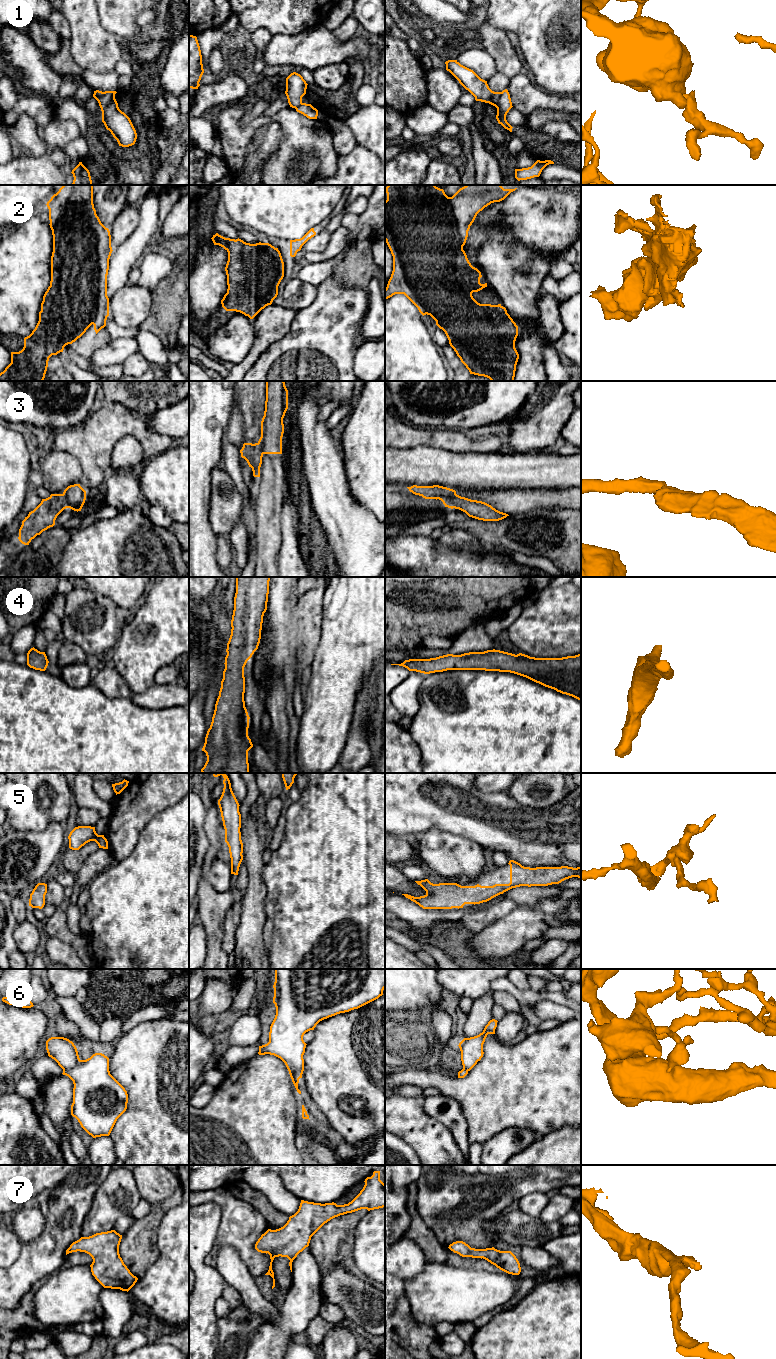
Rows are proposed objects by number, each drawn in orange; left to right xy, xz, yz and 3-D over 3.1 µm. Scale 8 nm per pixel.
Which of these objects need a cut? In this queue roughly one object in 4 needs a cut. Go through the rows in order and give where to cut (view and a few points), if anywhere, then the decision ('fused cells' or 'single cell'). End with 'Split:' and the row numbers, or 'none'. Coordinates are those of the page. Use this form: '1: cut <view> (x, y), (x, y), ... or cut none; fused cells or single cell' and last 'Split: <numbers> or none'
1: cut yz (501, 92), (496, 107); fused cells
2: cut none; single cell
3: cut xy (62, 494), (67, 507); fused cells
4: cut none; single cell
5: cut none; single cell
6: cut xy (80, 1060), (70, 1068), (63, 1070); fused cells
7: cut none; single cell
Split: 1, 3, 6

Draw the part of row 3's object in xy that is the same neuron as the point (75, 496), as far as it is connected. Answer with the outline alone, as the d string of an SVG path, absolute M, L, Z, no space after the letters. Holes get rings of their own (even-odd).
M74 484L68 486L64 490L63 496L66 500L67 508L78 512L81 511L85 503L86 491L80 486L80 484Z

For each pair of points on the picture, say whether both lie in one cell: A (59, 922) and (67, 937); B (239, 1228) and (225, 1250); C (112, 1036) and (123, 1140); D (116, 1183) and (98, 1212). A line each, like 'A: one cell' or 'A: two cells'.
A: one cell
B: two cells
C: two cells
D: one cell

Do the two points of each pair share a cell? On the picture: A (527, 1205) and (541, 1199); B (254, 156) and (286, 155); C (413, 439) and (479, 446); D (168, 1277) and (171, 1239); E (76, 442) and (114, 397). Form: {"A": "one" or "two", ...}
{"A": "one", "B": "two", "C": "one", "D": "one", "E": "two"}

